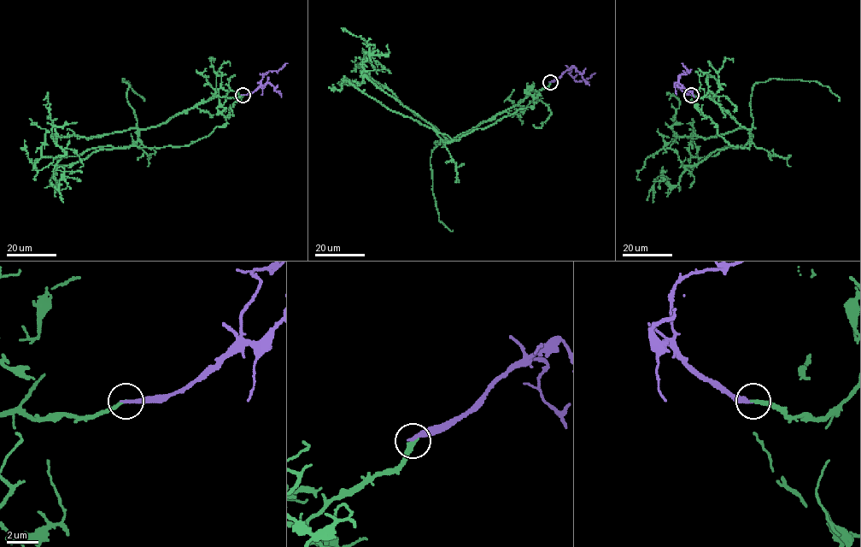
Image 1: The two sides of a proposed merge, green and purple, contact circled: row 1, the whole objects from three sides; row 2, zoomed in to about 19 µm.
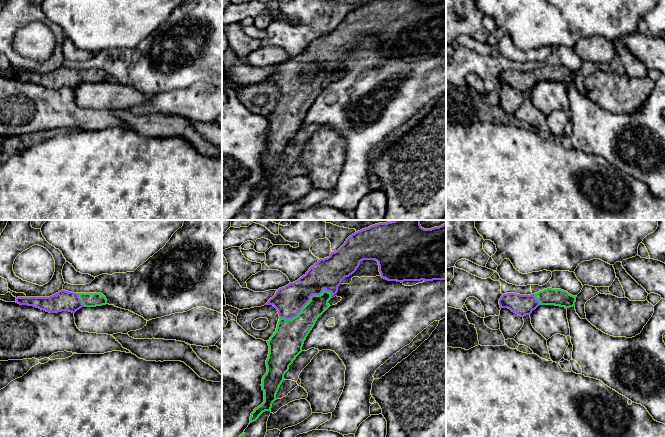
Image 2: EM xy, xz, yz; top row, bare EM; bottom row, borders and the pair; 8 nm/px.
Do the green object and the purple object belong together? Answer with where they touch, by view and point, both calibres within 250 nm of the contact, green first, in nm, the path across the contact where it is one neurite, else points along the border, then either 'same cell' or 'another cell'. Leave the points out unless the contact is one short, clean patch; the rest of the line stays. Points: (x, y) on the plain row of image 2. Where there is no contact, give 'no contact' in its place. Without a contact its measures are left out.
meets green in xz at (306, 80); 220 nm thick on the green side, 240 nm on the other; same cell

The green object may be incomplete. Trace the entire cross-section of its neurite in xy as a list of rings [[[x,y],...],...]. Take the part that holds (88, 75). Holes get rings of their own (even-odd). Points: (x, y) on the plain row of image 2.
[[[61,66],[50,73],[17,73],[16,79],[34,82],[49,89],[69,87],[75,89],[82,83],[96,83],[107,80],[101,69],[73,69]]]

